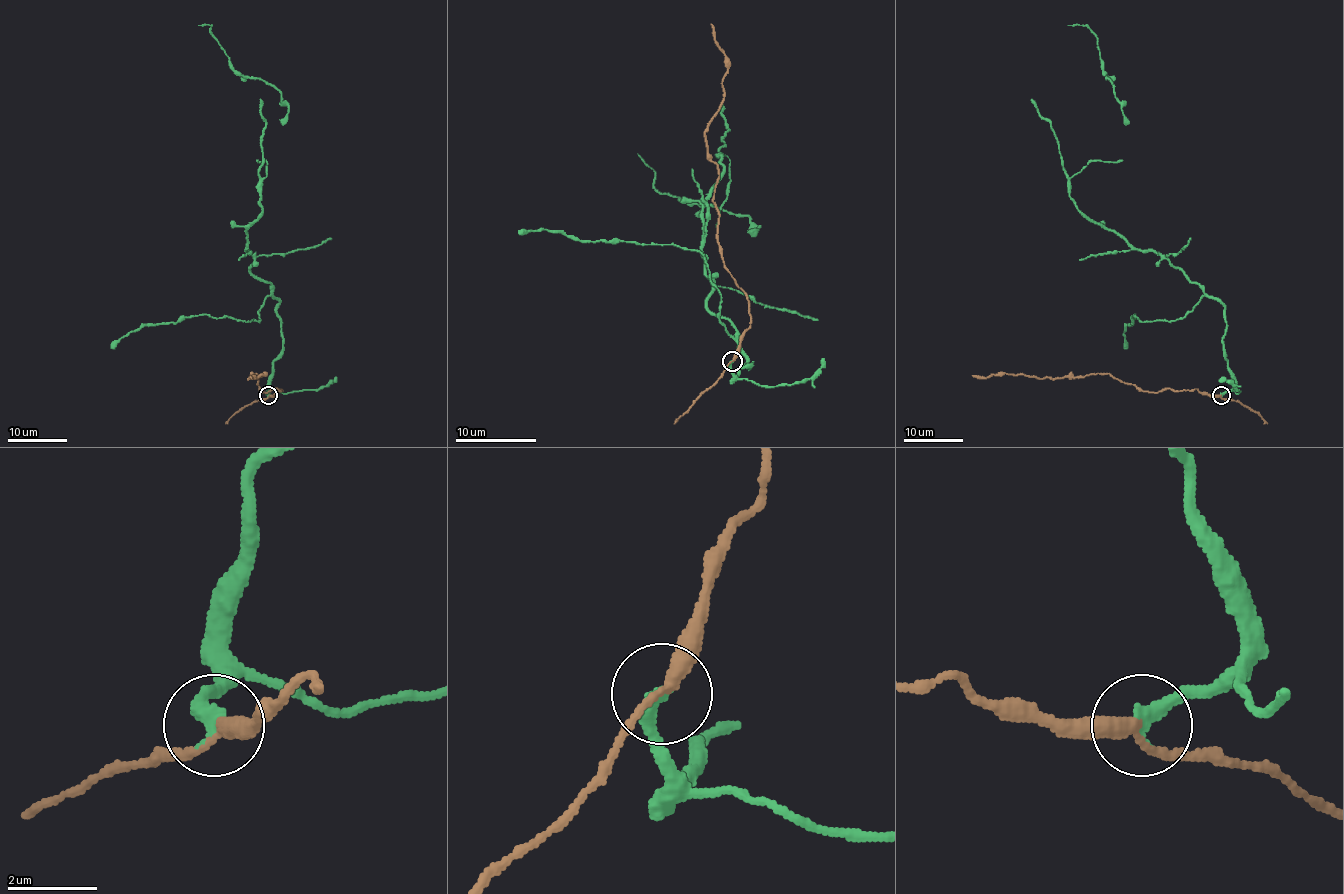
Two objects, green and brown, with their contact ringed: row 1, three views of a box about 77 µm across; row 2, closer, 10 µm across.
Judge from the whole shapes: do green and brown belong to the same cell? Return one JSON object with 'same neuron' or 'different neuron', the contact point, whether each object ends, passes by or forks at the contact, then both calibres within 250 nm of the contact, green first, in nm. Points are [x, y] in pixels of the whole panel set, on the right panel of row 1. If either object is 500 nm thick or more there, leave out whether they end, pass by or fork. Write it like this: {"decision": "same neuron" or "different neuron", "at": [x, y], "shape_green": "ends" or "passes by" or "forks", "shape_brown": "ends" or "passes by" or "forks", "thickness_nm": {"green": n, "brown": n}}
{"decision": "different neuron", "at": [1221, 395], "shape_green": "ends", "shape_brown": "passes by", "thickness_nm": {"green": 360, "brown": 280}}

